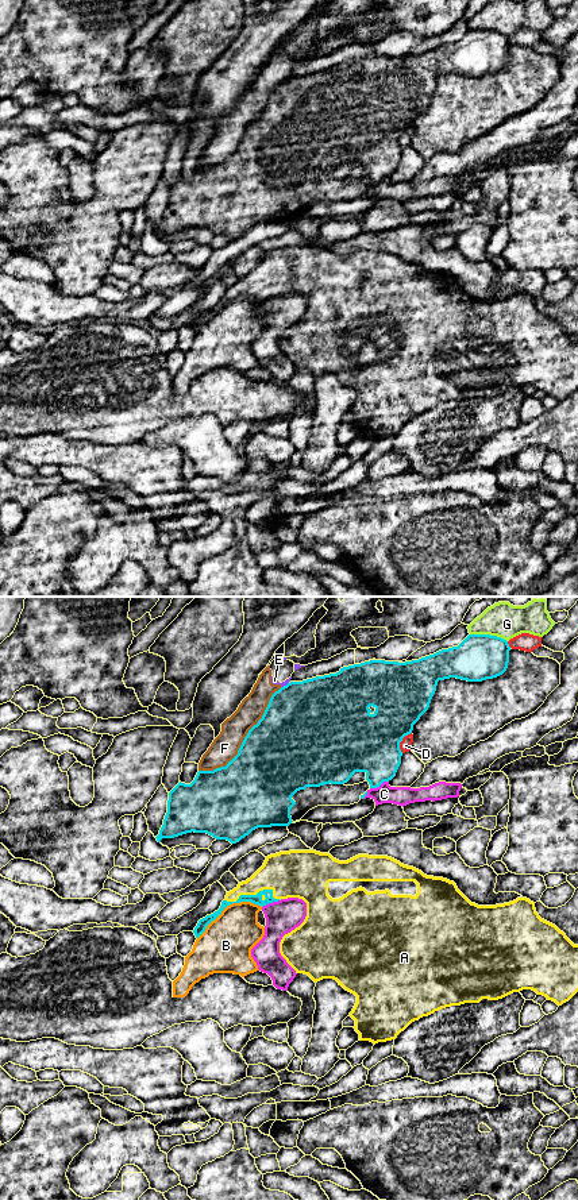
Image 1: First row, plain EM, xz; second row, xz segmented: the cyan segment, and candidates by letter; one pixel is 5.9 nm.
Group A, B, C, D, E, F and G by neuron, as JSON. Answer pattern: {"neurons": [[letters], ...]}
{"neurons": [["A"], ["B"], ["C"], ["D"], ["E", "F"], ["G"]]}

